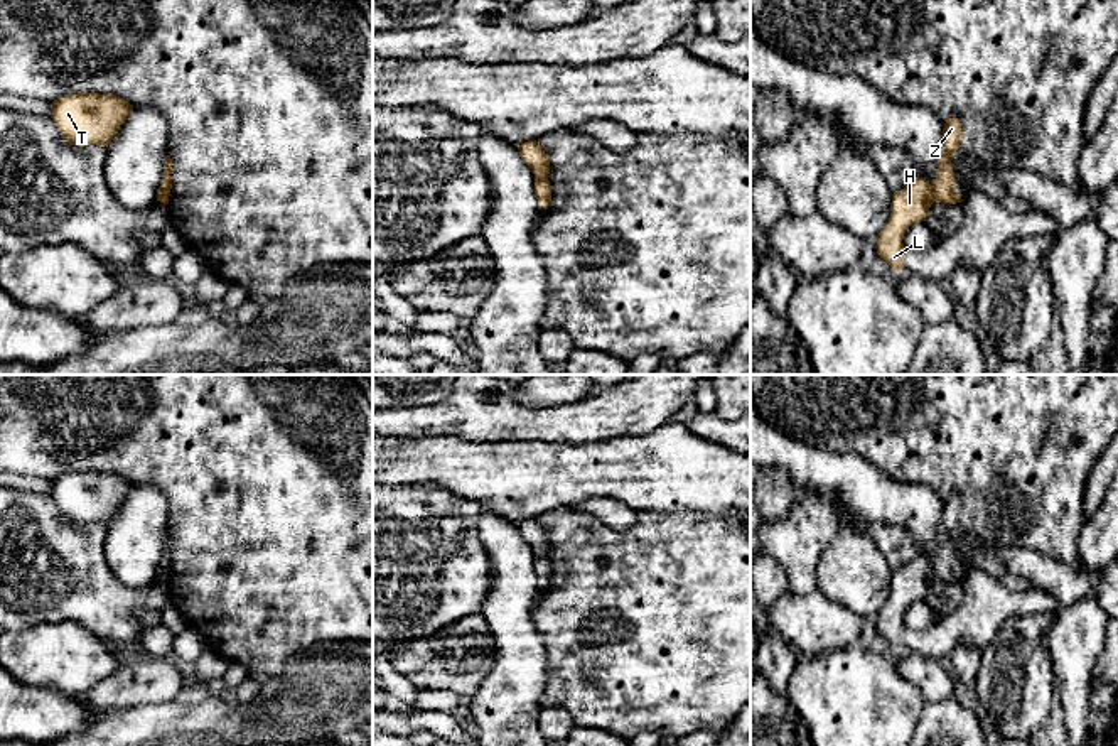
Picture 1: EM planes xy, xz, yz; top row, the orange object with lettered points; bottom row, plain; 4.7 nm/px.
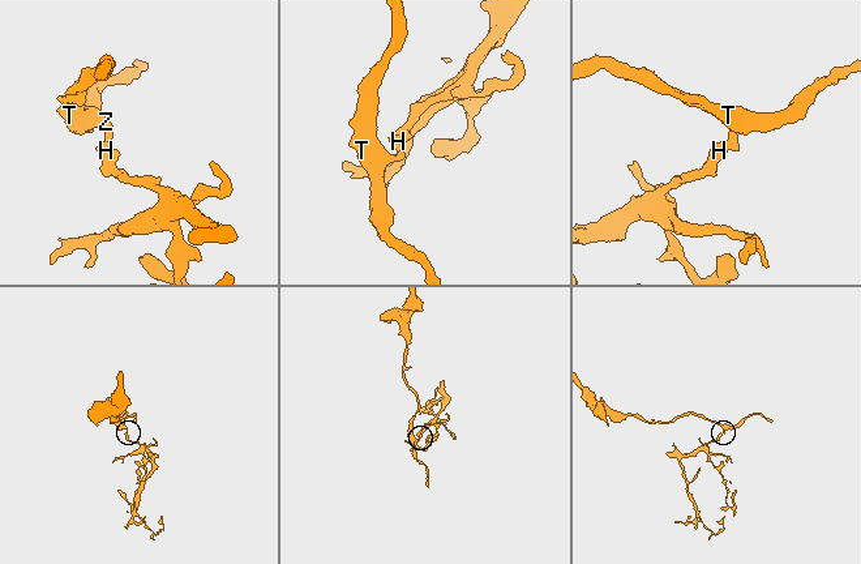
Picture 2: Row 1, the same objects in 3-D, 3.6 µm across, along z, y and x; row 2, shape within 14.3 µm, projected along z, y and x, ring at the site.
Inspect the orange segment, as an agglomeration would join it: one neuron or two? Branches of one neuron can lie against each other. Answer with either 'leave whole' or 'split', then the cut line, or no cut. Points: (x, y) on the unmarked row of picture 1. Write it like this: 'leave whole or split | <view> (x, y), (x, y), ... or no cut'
split | yz (929, 564), (935, 578)

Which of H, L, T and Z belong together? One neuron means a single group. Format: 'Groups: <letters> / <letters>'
Groups: H L / T Z

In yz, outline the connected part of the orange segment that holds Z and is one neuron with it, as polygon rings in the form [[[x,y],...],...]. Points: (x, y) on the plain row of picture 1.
[[[949,496],[943,506],[943,516],[938,528],[938,549],[933,560],[934,579],[943,582],[961,581],[961,574],[956,570],[956,557],[951,545],[953,533],[961,520],[961,501],[958,496]]]

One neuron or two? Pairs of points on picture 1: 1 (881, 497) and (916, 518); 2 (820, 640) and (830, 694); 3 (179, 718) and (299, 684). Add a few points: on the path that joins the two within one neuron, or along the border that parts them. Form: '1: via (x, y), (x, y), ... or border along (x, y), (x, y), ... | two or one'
1: via (889, 503), (896, 503), (908, 515) | one
2: border along (857, 645), (833, 648), (805, 659) | two
3: via (209, 719), (263, 719), (268, 714) | one

